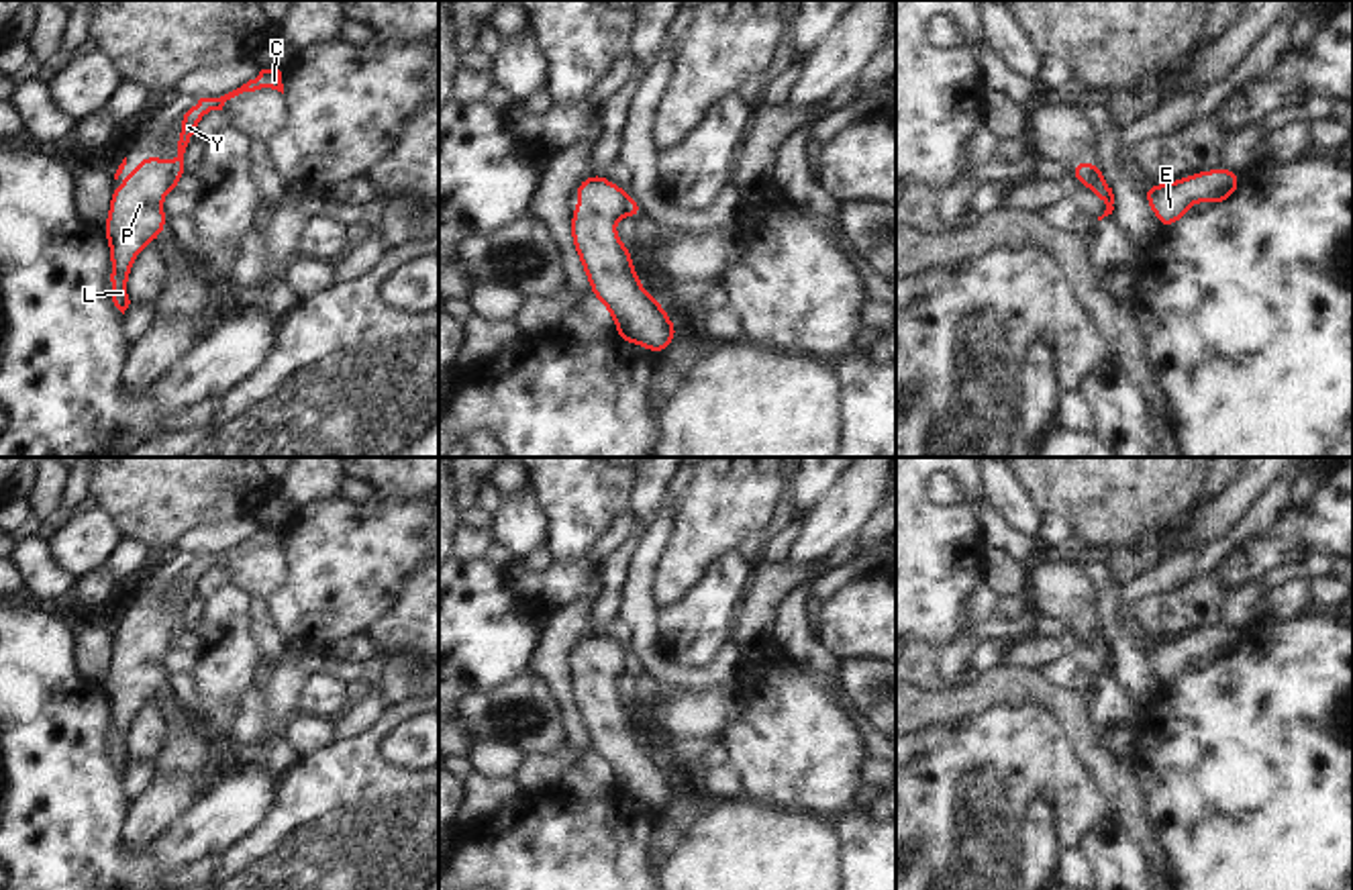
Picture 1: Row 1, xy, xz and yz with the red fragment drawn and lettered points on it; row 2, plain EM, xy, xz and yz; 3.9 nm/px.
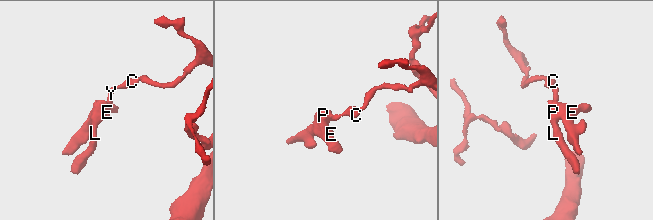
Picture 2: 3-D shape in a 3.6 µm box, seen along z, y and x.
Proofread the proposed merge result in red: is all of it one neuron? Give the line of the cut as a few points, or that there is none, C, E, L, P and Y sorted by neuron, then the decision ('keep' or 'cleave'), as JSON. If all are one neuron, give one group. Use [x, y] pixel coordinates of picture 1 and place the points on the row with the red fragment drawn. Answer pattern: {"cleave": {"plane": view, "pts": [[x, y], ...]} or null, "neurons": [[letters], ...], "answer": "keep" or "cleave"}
{"cleave": {"plane": "xy", "pts": [[170, 164], [170, 186], [166, 190]]}, "neurons": [["C", "Y"], ["E", "L", "P"]], "answer": "cleave"}

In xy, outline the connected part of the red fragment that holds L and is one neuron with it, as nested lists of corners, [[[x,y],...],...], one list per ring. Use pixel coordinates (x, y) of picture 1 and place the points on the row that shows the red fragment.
[[[147,155],[122,188],[110,194],[110,214],[102,227],[110,245],[110,288],[112,302],[124,314],[131,300],[127,280],[135,257],[147,243],[153,243],[165,229],[167,214],[161,200],[169,190],[169,161]]]

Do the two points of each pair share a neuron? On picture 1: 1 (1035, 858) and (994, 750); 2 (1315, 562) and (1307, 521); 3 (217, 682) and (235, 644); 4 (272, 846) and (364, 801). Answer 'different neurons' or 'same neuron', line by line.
1: different neurons
2: different neurons
3: same neuron
4: same neuron

